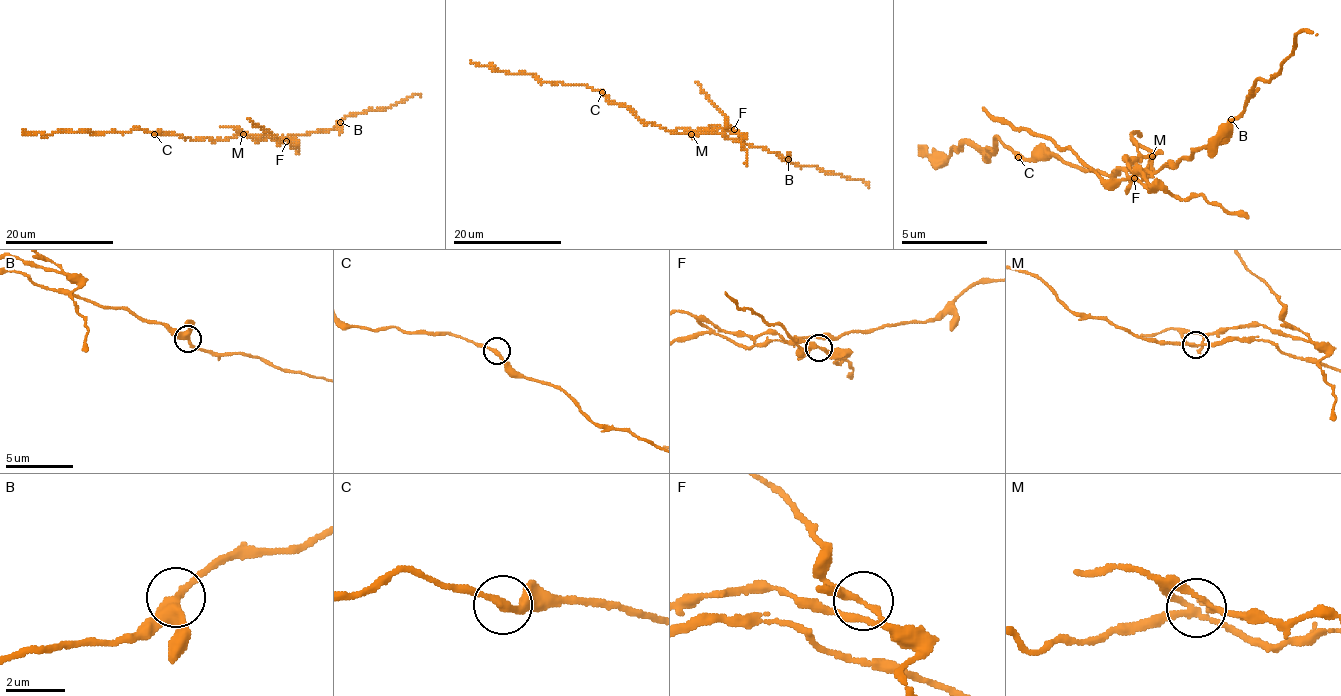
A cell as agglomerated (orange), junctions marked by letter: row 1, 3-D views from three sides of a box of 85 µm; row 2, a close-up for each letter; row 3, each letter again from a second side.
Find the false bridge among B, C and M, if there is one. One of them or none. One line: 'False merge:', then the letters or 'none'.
False merge: M

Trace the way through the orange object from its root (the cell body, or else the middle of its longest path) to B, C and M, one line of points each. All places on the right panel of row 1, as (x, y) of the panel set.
B: (1142, 174), (1151, 161), (1147, 178), (1147, 170), (1185, 161), (1198, 148), (1211, 144), (1233, 118)
C: (1142, 174), (1134, 183), (1121, 170), (1116, 174), (1099, 174), (1095, 170), (1069, 165), (1061, 157), (1018, 157)
M: (1142, 174), (1151, 157)

